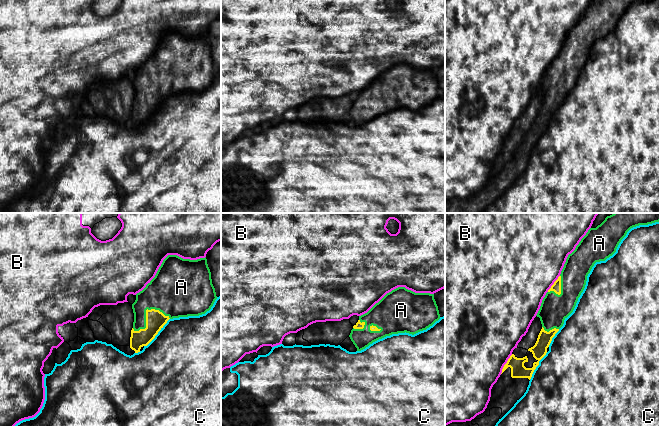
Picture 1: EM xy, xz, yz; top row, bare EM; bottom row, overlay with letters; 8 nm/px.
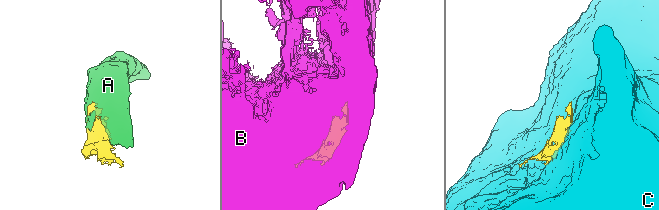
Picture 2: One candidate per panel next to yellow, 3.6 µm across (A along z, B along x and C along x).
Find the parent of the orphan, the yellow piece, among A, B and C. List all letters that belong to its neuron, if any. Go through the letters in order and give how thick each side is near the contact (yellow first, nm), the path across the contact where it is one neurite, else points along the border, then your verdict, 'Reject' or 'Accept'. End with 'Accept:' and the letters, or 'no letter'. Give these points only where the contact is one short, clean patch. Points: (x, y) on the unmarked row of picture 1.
A: Thickness 160 nm (yellow) against 340 nm. Accept
B: Thickness 120 nm (yellow) against 500 nm. Reject
C: Thickness 160 nm (yellow) against 500 nm. Reject
Accept: A

